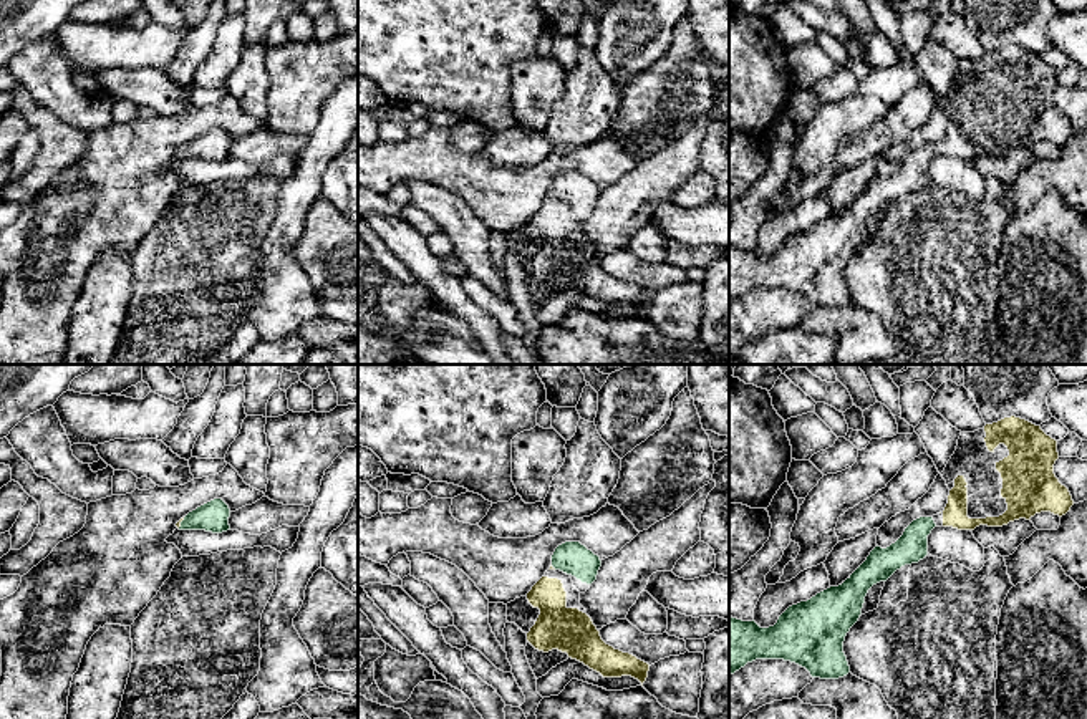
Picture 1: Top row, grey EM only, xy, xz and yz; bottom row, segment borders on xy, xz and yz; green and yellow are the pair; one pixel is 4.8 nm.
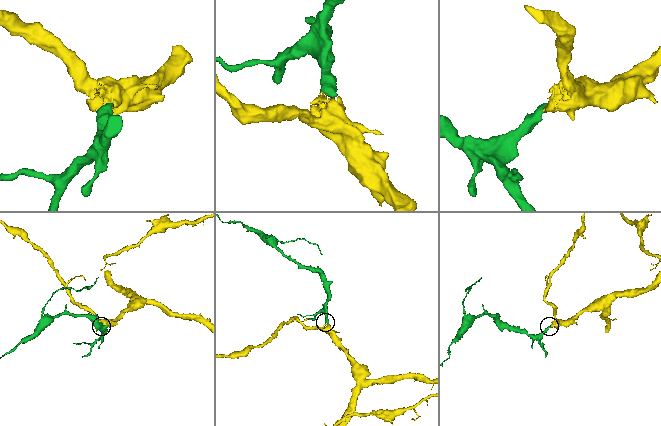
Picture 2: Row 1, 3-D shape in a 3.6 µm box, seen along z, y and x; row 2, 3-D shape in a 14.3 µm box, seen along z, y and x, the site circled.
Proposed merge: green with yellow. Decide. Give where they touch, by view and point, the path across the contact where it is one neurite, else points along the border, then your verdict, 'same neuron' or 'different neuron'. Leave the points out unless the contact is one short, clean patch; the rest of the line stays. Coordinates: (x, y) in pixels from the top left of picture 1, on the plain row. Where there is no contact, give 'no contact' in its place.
meets green in xy at (181, 151); runs through xy (214, 144), (181, 151), (178, 153); same neuron

